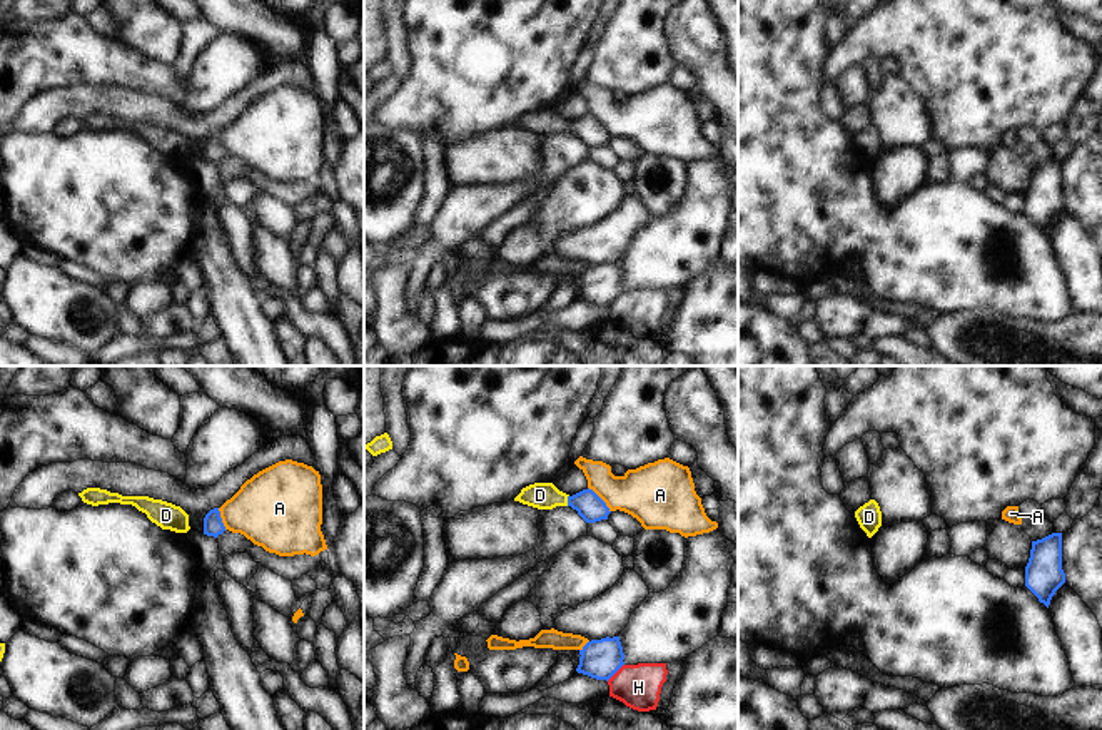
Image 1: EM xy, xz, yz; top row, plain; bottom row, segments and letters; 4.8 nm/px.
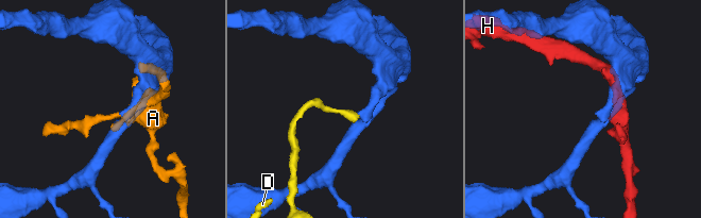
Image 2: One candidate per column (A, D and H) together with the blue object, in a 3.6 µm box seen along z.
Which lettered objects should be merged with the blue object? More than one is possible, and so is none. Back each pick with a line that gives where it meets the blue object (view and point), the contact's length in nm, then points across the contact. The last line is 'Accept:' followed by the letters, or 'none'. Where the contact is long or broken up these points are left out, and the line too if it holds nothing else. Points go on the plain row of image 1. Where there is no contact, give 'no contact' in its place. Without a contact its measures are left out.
D: xz (568, 126) | 60 nm | across xz (590, 132), (585, 127), (568, 126), (540, 121)
Accept: D

